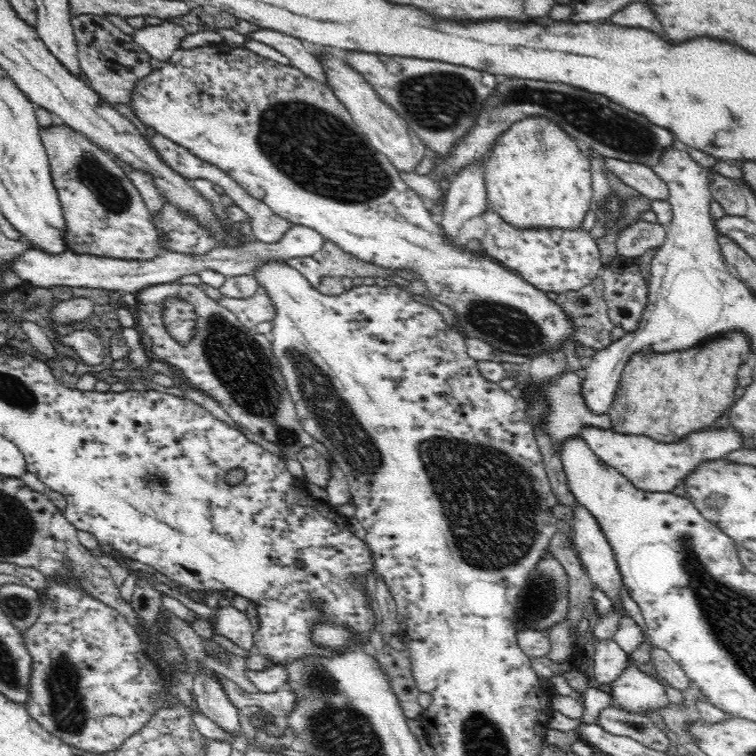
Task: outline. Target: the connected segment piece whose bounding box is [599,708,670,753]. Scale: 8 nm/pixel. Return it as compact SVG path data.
M605 708L601 710L599 724L612 734L630 737L656 751L666 753L670 746L665 734L644 715L624 712L619 708Z

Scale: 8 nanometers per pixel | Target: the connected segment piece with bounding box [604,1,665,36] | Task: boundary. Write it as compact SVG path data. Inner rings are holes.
M640 1L628 3L619 11L612 13L609 20L604 21L630 28L646 28L658 36L665 36L664 29L656 15Z

